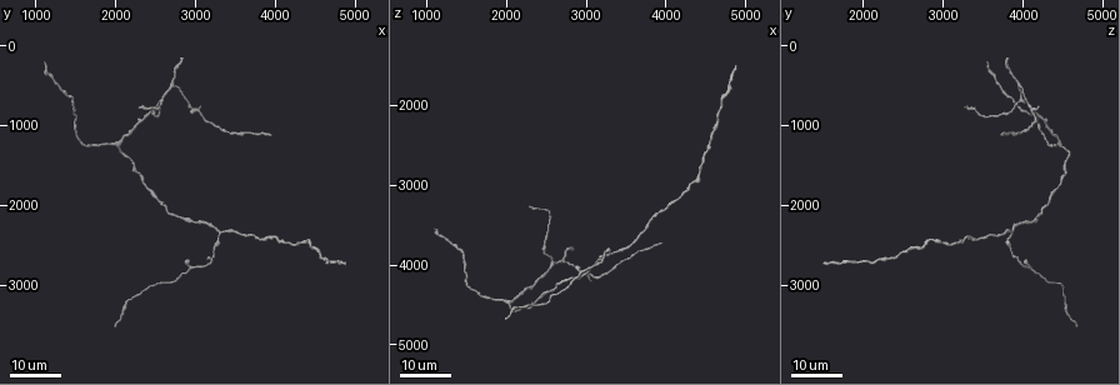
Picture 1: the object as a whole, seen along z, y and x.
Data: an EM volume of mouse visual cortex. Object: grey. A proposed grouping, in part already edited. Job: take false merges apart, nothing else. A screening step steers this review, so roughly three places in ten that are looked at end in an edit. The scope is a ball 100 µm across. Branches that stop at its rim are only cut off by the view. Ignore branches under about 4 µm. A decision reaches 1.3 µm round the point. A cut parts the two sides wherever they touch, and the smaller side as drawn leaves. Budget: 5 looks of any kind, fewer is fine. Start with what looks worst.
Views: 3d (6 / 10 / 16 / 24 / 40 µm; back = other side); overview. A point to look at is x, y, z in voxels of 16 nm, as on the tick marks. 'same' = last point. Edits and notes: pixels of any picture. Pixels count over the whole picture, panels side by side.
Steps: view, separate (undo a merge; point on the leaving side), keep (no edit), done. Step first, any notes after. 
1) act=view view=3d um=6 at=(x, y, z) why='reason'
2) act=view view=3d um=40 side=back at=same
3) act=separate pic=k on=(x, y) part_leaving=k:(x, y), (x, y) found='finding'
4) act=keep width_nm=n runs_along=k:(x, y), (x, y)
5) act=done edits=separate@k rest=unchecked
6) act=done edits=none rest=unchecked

act=view view=3d um=24 at=(2550, 650, 3950) why='three arms meet'

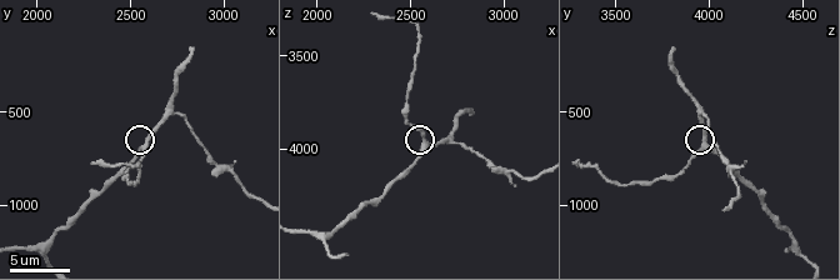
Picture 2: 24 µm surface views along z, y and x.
act=view view=3d um=6 at=(2600, 680, 3960) why='zoom in'

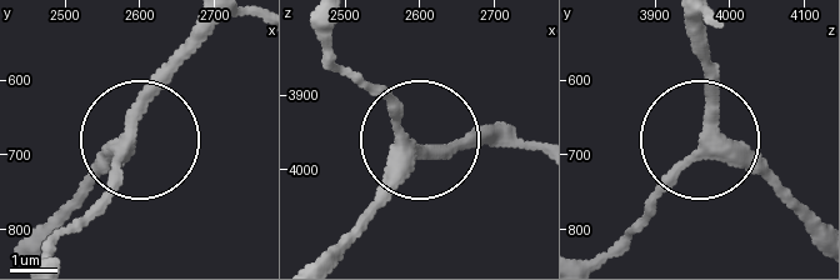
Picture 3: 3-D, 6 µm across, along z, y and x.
act=view view=3d um=6 side=back at=(2580, 685, 3965)

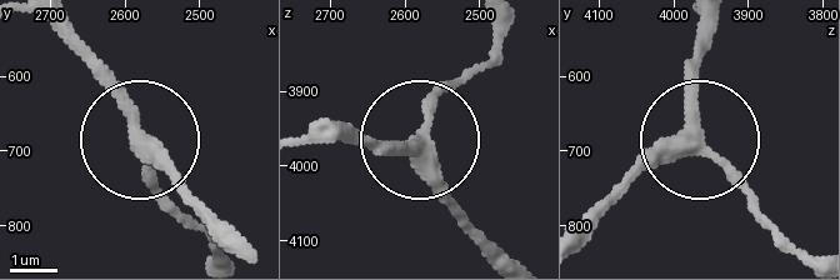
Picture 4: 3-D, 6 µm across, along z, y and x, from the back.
act=keep width_nm=290 runs_along=4:(229, 236), (138, 148), (189, 220) found='all the same neuron'

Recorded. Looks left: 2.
act=view view=3d um=24 at=(3300, 2300, 3850)

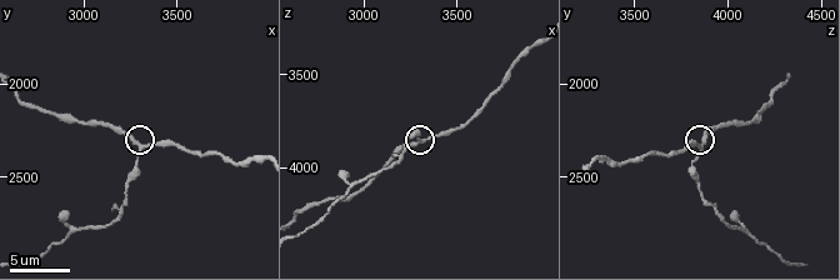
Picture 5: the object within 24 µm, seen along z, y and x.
act=view view=3d um=10 at=(3320, 2340, 3860)

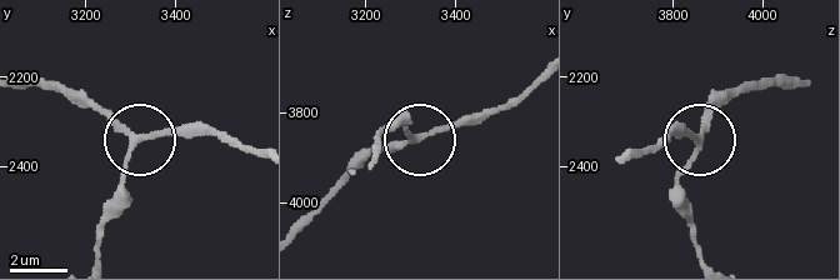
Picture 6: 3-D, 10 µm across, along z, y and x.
act=keep width_nm=190 runs_along=6:(793, 79), (743, 84), (701, 120), (678, 186), (678, 214) found='all the same neuron'

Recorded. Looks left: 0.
act=done edits=none rest=unchecked

